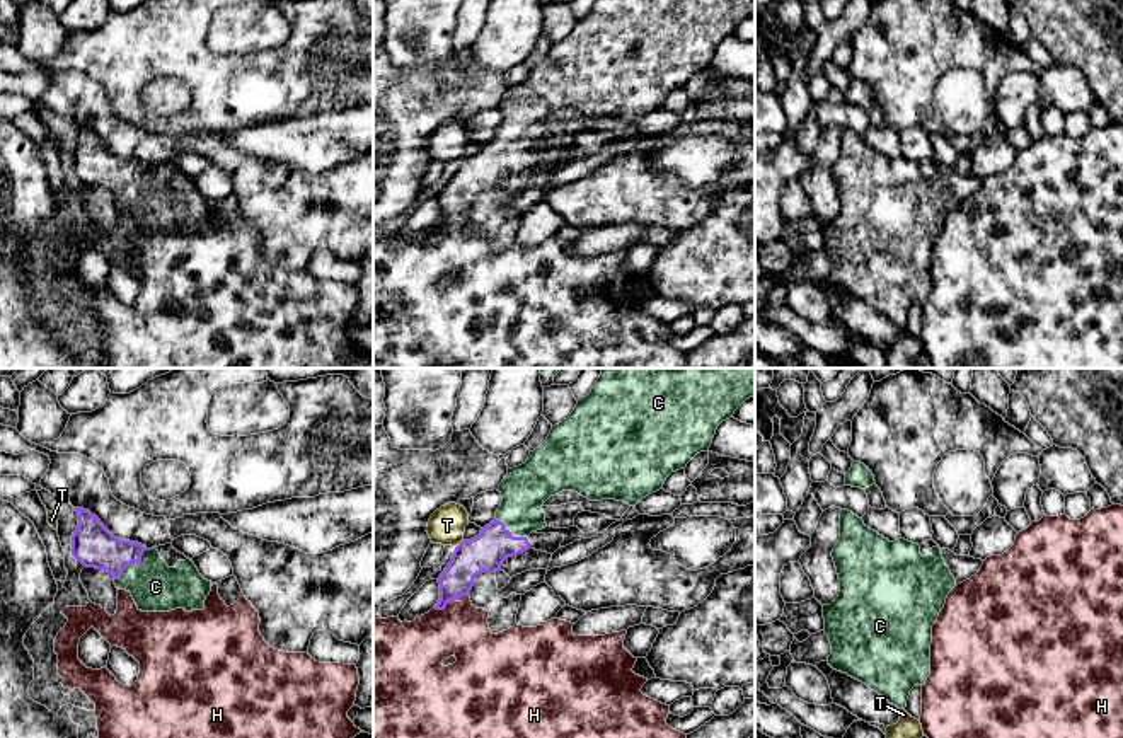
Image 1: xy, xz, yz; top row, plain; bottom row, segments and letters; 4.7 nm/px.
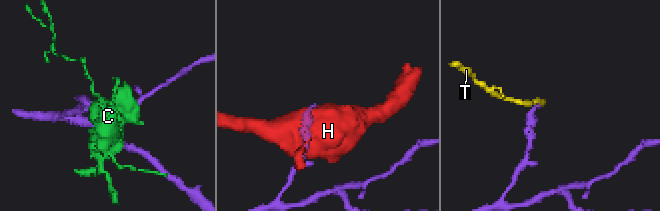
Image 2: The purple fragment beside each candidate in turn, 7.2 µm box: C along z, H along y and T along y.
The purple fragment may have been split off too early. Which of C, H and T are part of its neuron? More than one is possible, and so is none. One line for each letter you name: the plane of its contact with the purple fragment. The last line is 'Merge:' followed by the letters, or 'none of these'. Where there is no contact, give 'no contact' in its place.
C: meets purple in xy
Merge: C

